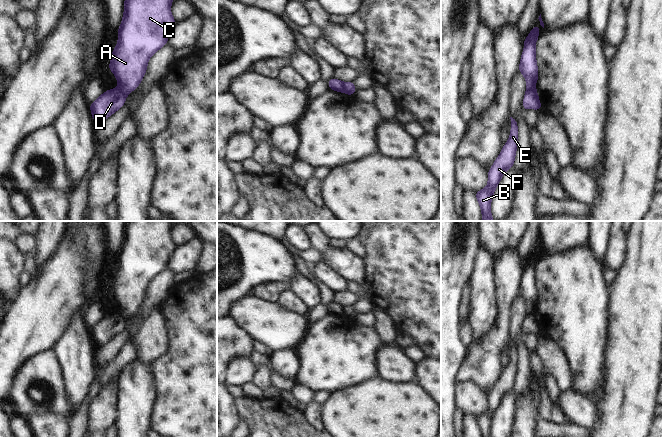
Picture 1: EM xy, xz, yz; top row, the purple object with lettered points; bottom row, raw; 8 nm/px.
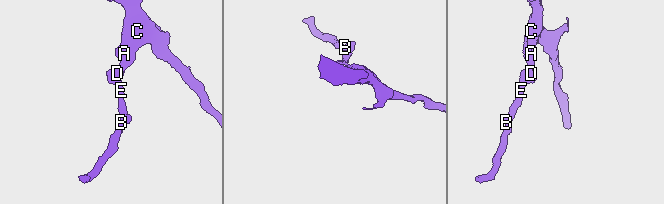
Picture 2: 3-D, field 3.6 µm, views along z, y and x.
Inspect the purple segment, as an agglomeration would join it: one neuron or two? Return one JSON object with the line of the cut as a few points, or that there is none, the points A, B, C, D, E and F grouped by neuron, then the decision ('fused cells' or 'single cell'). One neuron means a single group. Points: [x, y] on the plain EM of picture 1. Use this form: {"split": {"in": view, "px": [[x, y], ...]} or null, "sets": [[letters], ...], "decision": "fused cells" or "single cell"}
{"split": {"in": "xz", "px": [[344, 307], [342, 315]]}, "sets": [["A", "C"], ["B", "D", "E", "F"]], "decision": "fused cells"}

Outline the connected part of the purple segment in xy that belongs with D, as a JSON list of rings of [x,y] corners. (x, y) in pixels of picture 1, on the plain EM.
[[[118,313],[105,315],[95,326],[89,329],[92,343],[97,346],[106,344],[110,339],[124,330],[126,320]]]

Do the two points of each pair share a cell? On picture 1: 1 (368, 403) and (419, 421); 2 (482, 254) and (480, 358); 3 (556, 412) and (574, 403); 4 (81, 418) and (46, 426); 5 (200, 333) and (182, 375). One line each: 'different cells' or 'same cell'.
1: same cell
2: different cells
3: different cells
4: different cells
5: same cell

